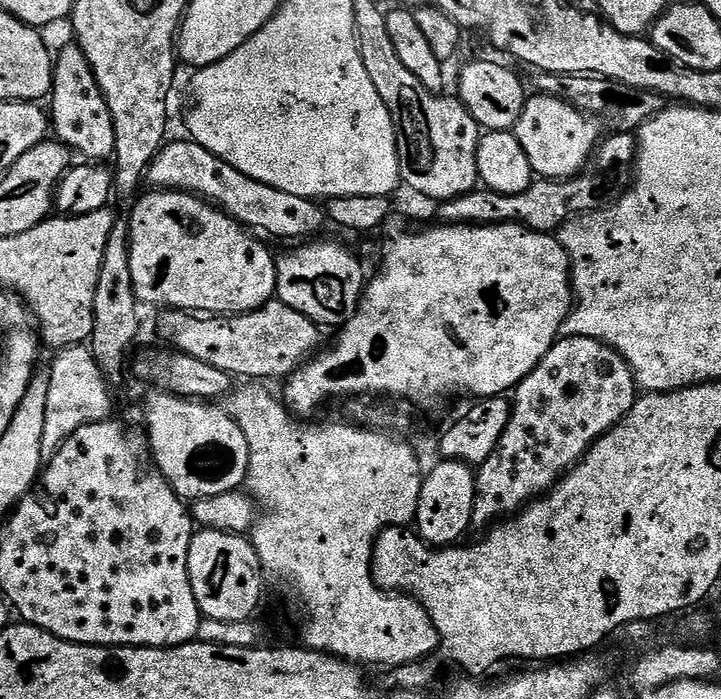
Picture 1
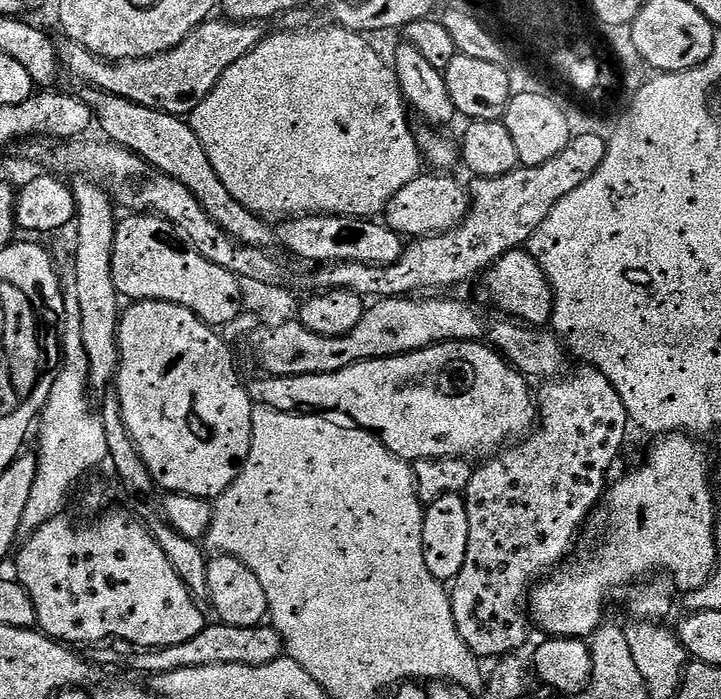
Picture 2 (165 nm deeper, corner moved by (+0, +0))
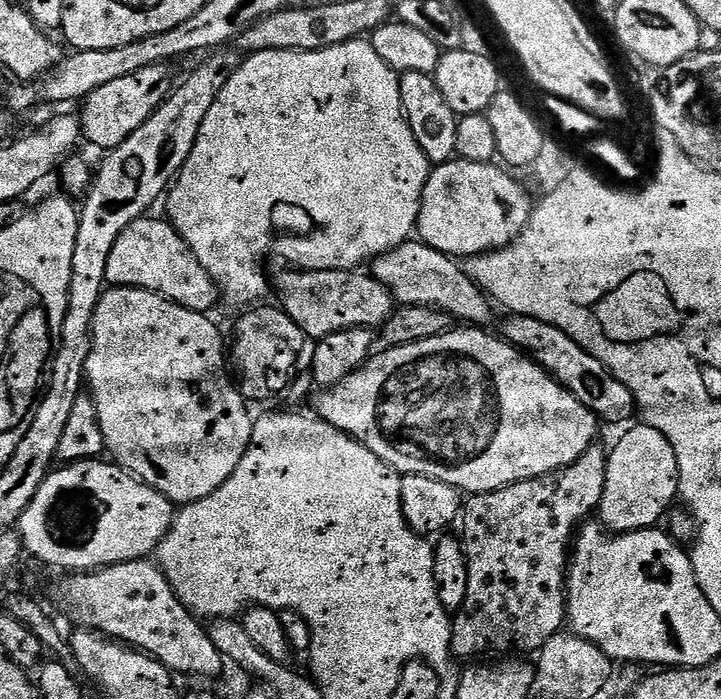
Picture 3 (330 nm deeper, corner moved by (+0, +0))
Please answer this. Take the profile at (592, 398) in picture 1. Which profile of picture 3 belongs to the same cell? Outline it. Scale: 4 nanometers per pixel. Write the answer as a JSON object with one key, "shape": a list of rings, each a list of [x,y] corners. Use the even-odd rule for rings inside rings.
{"shape":[[[600,446],[587,448],[570,466],[560,468],[557,472],[551,472],[538,478],[530,478],[522,482],[514,482],[502,490],[493,492],[477,492],[469,495],[462,504],[462,525],[464,524],[464,536],[462,543],[464,553],[468,559],[468,569],[470,570],[470,583],[466,586],[466,602],[455,613],[452,626],[452,654],[453,657],[476,656],[472,658],[484,658],[487,652],[502,652],[498,654],[536,654],[540,648],[545,646],[550,638],[554,638],[565,627],[566,624],[566,577],[570,563],[570,545],[574,540],[574,533],[589,519],[588,516],[599,509],[602,502],[602,490],[606,486],[606,462],[608,452],[600,449]]]}

